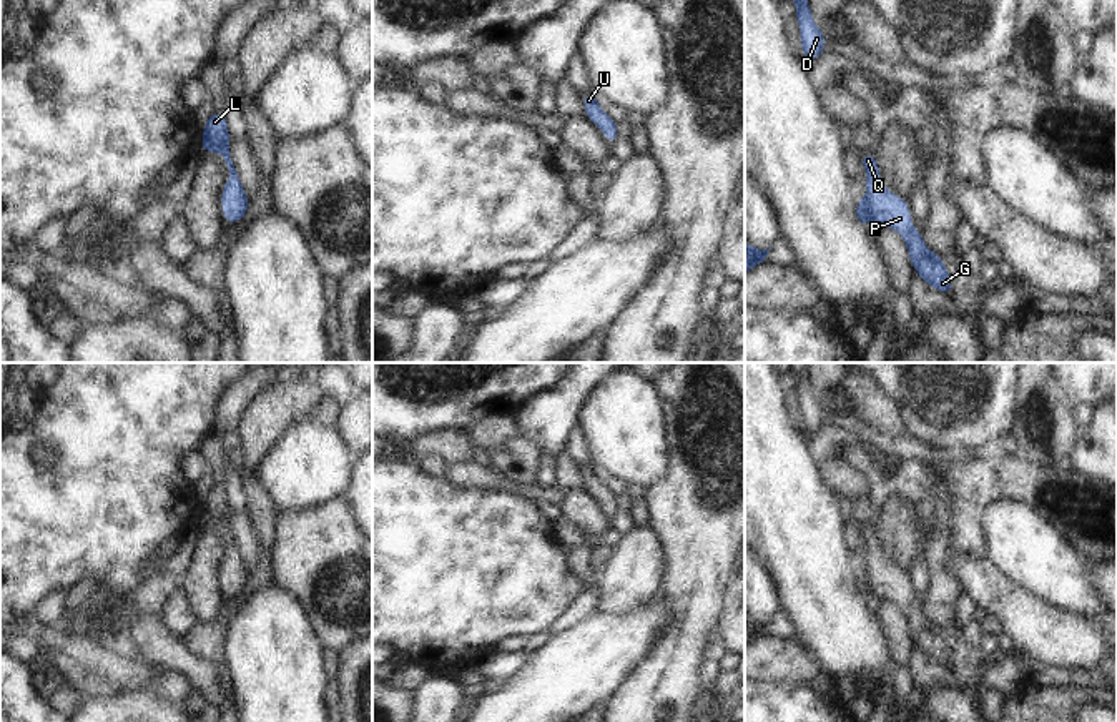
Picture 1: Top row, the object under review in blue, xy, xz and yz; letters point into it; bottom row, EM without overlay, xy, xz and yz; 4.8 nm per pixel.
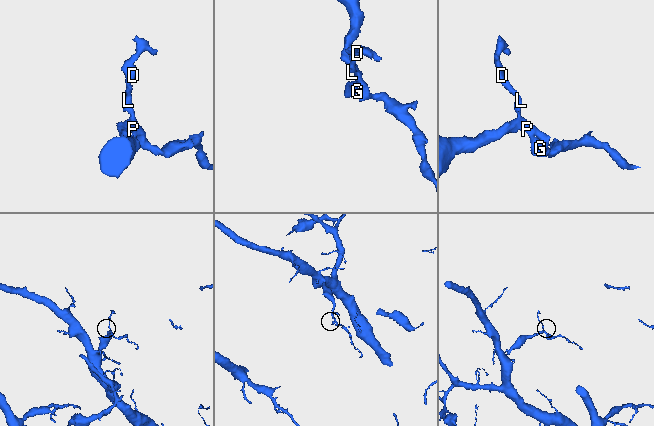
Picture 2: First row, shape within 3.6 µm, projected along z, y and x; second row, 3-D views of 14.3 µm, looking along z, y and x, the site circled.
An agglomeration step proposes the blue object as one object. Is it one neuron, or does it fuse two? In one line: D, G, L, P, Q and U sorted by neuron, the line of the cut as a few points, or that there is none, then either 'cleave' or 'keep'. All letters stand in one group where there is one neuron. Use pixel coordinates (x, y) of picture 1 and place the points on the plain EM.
D G L P Q U | no cut | keep

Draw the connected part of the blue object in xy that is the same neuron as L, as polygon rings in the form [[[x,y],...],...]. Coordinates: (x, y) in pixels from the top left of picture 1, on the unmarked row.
[[[211,484],[203,501],[201,517],[203,527],[218,524],[223,527],[229,541],[228,554],[221,564],[221,579],[226,599],[241,594],[249,582],[249,572],[229,529],[229,512],[231,509],[224,486]]]

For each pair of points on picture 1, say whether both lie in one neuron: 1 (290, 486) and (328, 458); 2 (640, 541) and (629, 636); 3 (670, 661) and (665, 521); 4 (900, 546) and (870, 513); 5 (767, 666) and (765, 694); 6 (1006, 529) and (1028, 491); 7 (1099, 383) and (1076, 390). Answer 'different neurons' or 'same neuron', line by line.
1: same neuron
2: different neurons
3: same neuron
4: different neurons
5: different neurons
6: different neurons
7: same neuron

